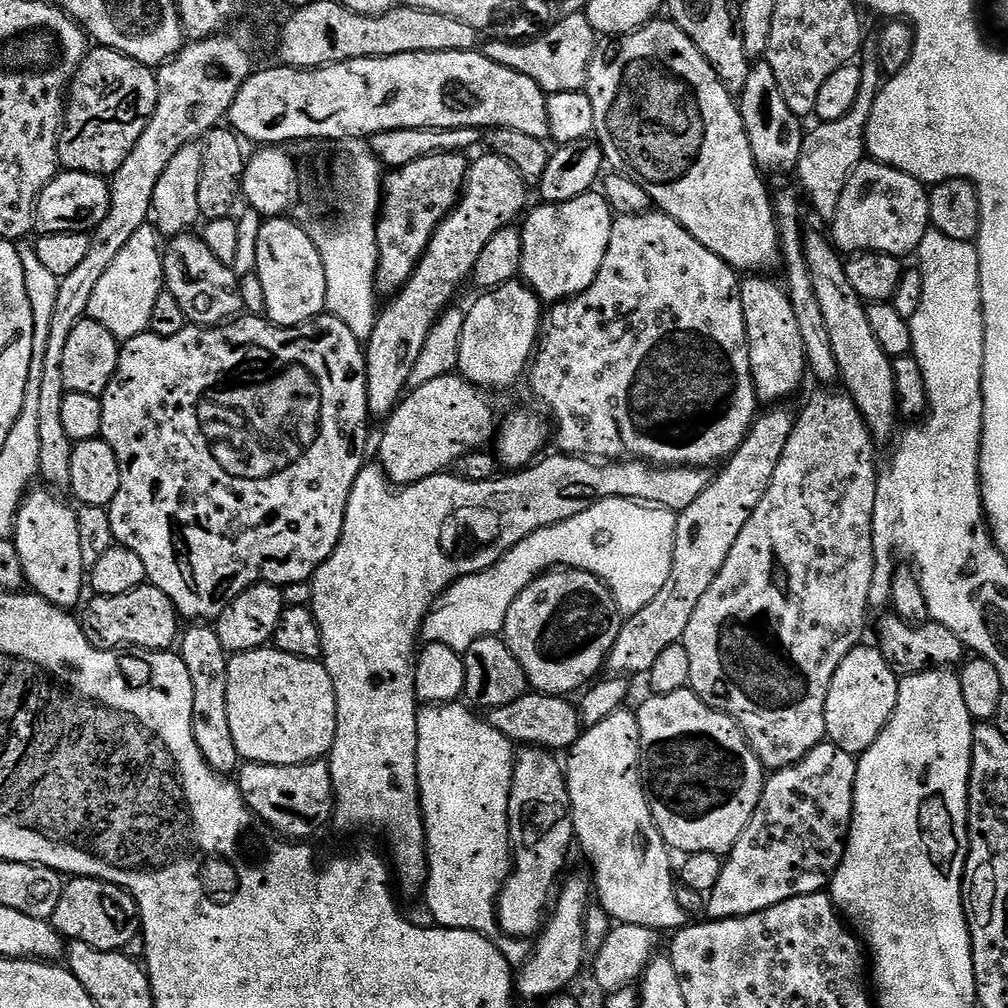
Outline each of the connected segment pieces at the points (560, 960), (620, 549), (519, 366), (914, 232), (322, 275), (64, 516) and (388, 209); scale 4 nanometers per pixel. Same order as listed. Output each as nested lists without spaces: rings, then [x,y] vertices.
[[[587,875],[585,876],[572,876],[568,881],[565,879],[559,885],[558,895],[554,900],[554,907],[551,909],[550,915],[547,917],[546,923],[535,941],[537,944],[534,944],[528,959],[524,961],[518,975],[515,977],[515,991],[519,995],[521,992],[528,1000],[543,1002],[557,994],[563,993],[567,989],[564,988],[567,984],[575,982],[576,975],[579,974],[584,960],[586,964],[583,928],[589,905],[594,900],[594,884]]]
[[[611,496],[605,500],[595,501],[589,504],[587,508],[583,508],[578,514],[574,514],[574,518],[566,518],[554,526],[546,526],[542,530],[538,530],[534,534],[522,538],[522,542],[518,542],[518,546],[511,548],[494,566],[490,566],[481,572],[475,572],[469,576],[464,576],[460,580],[455,580],[449,588],[444,589],[444,594],[439,597],[438,603],[428,611],[428,616],[424,619],[424,625],[420,628],[420,640],[423,641],[424,644],[445,644],[446,646],[450,646],[450,650],[462,654],[467,648],[472,646],[476,640],[480,640],[483,636],[500,636],[504,631],[506,614],[510,610],[510,606],[513,602],[518,598],[518,594],[522,594],[522,590],[526,590],[526,586],[533,584],[537,576],[549,570],[556,570],[559,568],[578,572],[589,572],[592,576],[598,577],[598,579],[612,591],[612,597],[616,599],[616,604],[620,608],[621,613],[623,613],[625,617],[632,616],[638,610],[642,610],[642,606],[646,606],[646,602],[653,600],[654,594],[658,594],[658,590],[662,590],[662,586],[666,586],[666,578],[670,578],[670,566],[674,562],[676,517],[677,513],[670,511],[668,508],[649,506],[647,503],[638,500],[627,500],[621,496]]]
[[[519,279],[480,294],[472,309],[464,312],[458,372],[482,389],[508,388],[525,375],[538,343],[542,323],[542,301]]]
[[[865,158],[842,190],[836,217],[830,222],[830,239],[844,254],[881,252],[907,258],[919,249],[922,238],[930,231],[928,194],[929,189],[909,172]]]
[[[272,216],[265,219],[259,228],[258,242],[256,243],[256,271],[262,298],[264,300],[265,317],[272,324],[283,328],[293,328],[296,325],[304,324],[316,316],[321,315],[325,310],[326,294],[326,272],[322,265],[321,252],[309,235],[307,229],[301,224],[288,219],[288,216]]]
[[[40,487],[25,495],[16,519],[14,539],[22,557],[24,578],[35,595],[55,608],[72,610],[76,603],[81,603],[80,595],[84,588],[86,592],[86,569],[82,562],[82,545],[78,542],[77,509],[59,500],[55,491]]]
[[[435,152],[401,168],[393,168],[383,177],[382,199],[376,222],[378,230],[378,270],[376,290],[388,298],[399,292],[418,266],[436,228],[448,217],[468,173],[469,157],[459,152]]]

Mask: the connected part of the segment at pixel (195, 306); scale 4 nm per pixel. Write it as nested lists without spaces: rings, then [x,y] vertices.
[[[183,234],[167,241],[164,253],[166,291],[178,298],[189,321],[196,326],[219,326],[241,315],[244,296],[240,293],[241,277],[229,265],[218,262],[199,235]]]

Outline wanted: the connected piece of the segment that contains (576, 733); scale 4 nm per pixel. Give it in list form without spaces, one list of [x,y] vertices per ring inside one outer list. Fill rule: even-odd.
[[[532,690],[506,706],[491,709],[486,719],[494,730],[517,745],[535,746],[560,754],[576,745],[582,731],[577,705],[570,701],[563,696],[548,696],[545,692]]]

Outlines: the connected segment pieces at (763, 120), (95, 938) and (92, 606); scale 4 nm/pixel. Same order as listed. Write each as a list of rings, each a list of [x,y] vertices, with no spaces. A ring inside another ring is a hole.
[[[760,58],[752,64],[750,74],[746,77],[746,86],[742,86],[738,103],[742,122],[746,126],[746,134],[750,138],[750,150],[756,159],[756,166],[761,170],[777,168],[780,172],[791,173],[798,162],[798,154],[802,154],[802,142],[806,131],[801,117],[786,106],[786,98],[782,98],[782,90],[774,79],[774,70],[770,70],[768,61]]]
[[[91,876],[72,878],[65,883],[62,898],[58,898],[56,928],[61,936],[81,940],[90,947],[107,952],[119,952],[126,942],[141,935],[140,908],[135,898],[117,884],[106,884]]]
[[[146,582],[142,587],[130,590],[126,594],[93,595],[91,599],[92,601],[88,605],[86,605],[87,603],[83,605],[83,608],[85,607],[84,616],[79,617],[79,622],[86,638],[95,648],[168,650],[177,643],[177,610],[172,605],[172,600],[166,598],[166,594],[162,594],[162,590],[158,590],[152,584]]]

